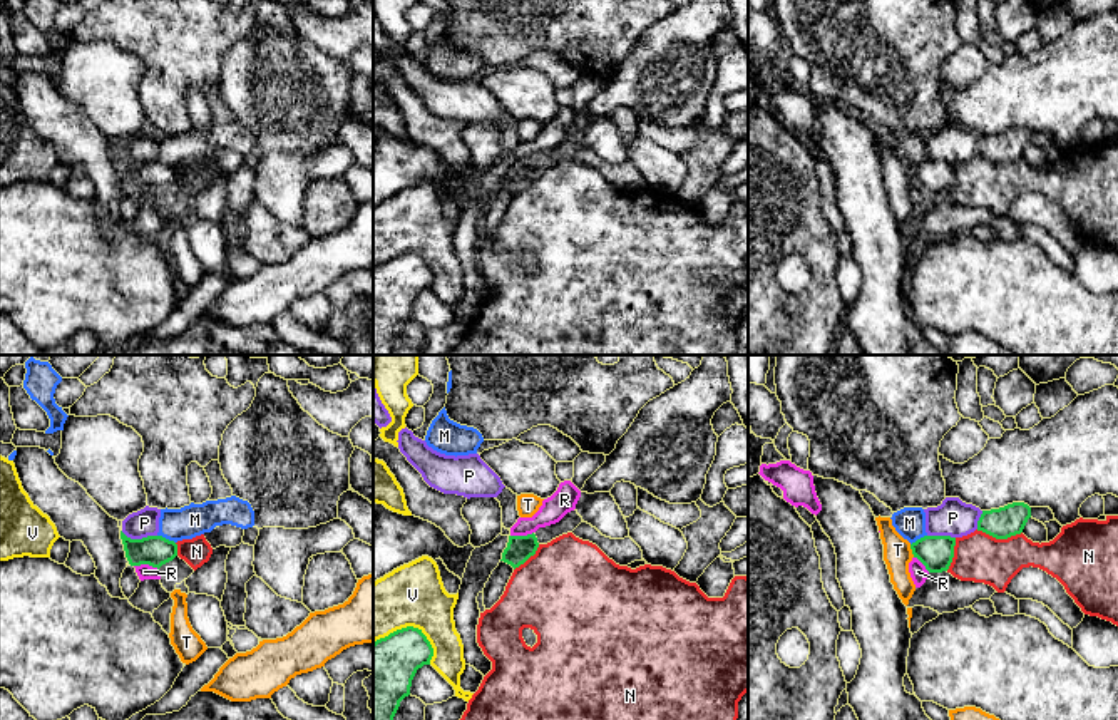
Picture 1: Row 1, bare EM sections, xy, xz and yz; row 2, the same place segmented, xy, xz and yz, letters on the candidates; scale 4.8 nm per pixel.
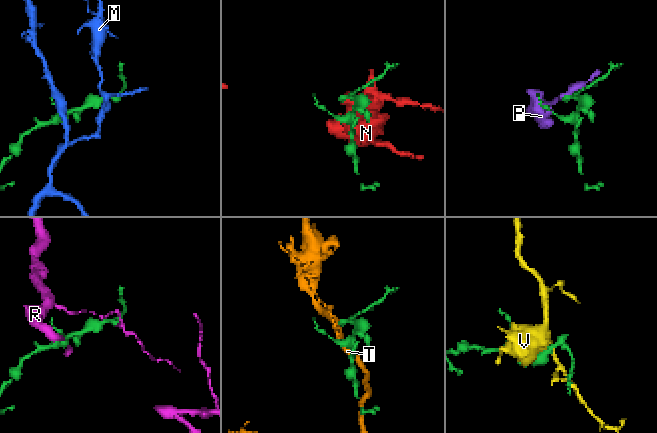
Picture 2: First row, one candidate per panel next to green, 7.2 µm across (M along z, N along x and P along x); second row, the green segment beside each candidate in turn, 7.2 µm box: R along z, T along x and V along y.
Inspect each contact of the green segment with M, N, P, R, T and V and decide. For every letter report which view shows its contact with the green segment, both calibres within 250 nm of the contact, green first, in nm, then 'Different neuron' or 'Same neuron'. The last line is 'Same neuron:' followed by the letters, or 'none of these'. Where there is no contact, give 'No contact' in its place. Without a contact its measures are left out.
M: Touches green in xy. Thickness 140 nm (green) against 160 nm. Different neuron
N: Touches green in yz. Thickness 150 nm (green) against 240 nm. Different neuron
P: Touches green in xy. Thickness 140 nm (green) against 130 nm. Different neuron
R: Touches green in xy. Thickness 140 nm (green) against 80 nm. Different neuron
T: Touches green in yz. Thickness 170 nm (green) against 140 nm. Different neuron
V: Touches green in xz. Thickness 280 nm (green) against 300 nm. Different neuron
Same neuron: none of these

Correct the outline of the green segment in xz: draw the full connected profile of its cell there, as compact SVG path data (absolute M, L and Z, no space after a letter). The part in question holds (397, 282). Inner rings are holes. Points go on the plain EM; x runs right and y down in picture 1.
M407 251L373 268L373 355L390 355L400 327L433 273L422 255Z

